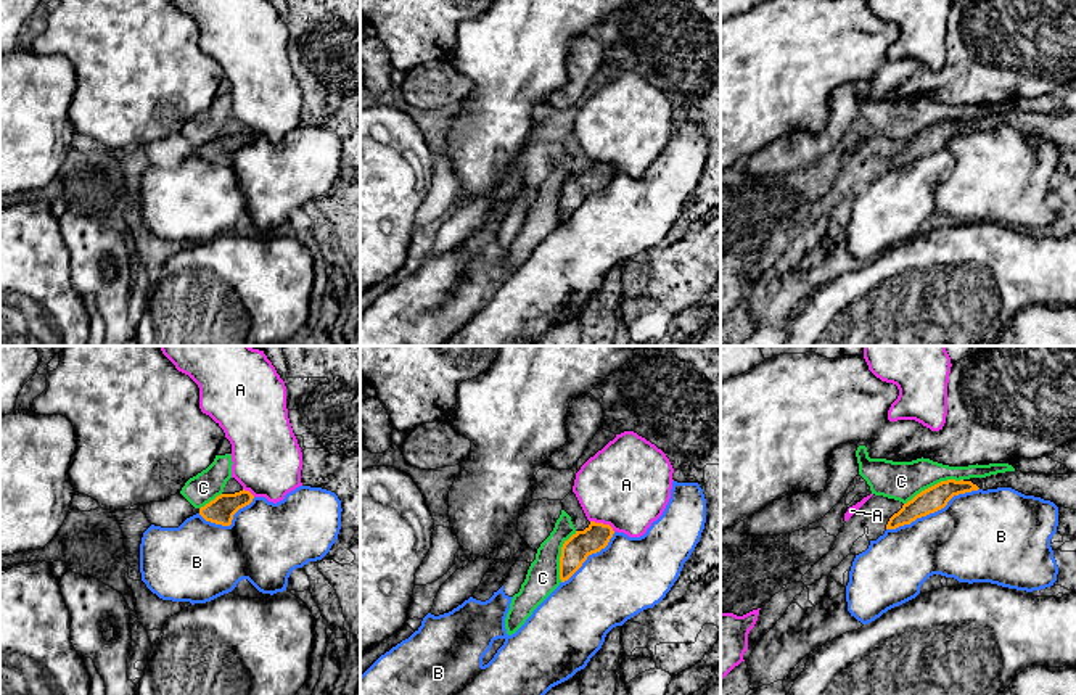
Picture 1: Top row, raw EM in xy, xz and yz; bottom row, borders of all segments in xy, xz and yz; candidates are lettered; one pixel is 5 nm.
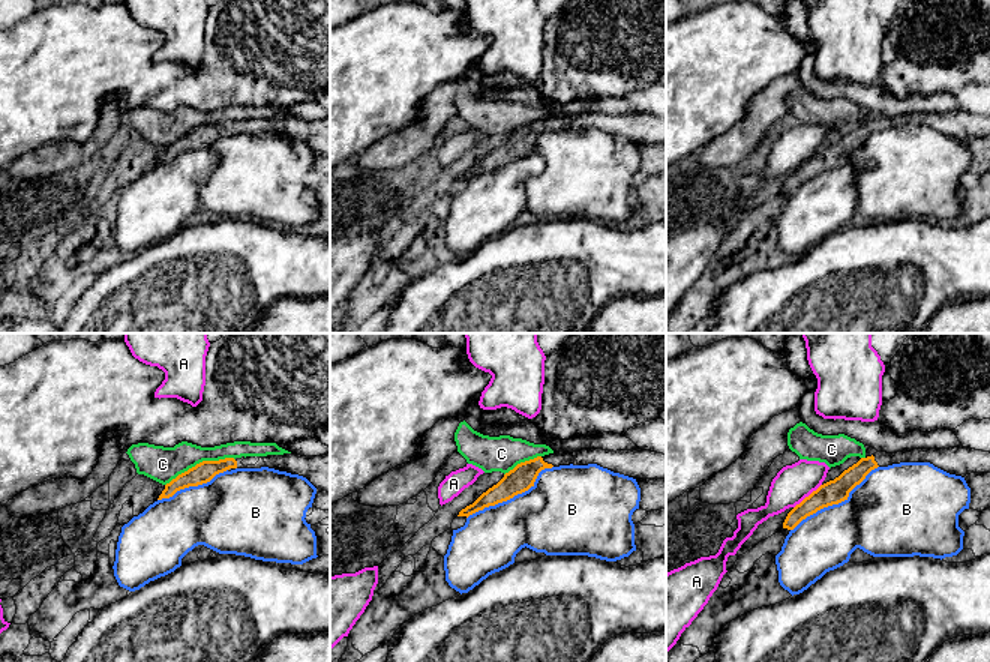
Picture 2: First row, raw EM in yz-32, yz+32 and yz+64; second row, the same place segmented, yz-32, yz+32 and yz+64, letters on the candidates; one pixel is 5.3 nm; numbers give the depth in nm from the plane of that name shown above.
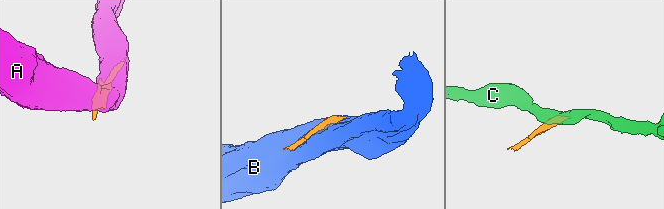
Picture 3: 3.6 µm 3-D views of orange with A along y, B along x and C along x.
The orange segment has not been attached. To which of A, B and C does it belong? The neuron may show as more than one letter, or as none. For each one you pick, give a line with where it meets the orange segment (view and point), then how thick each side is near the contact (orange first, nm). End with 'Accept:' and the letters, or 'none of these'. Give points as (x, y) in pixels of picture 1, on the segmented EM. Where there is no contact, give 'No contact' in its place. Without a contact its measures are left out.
Accept: none of these

